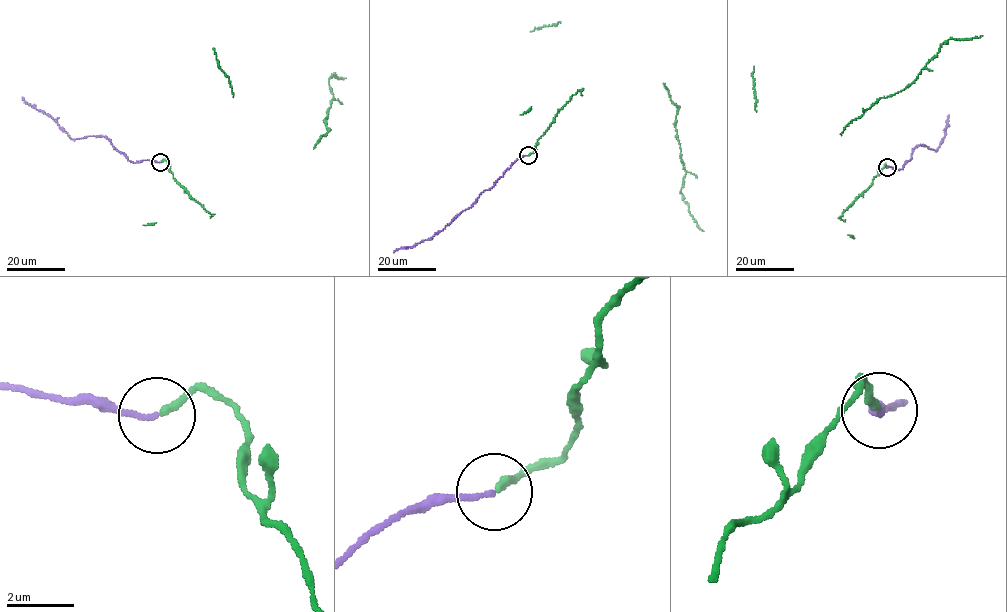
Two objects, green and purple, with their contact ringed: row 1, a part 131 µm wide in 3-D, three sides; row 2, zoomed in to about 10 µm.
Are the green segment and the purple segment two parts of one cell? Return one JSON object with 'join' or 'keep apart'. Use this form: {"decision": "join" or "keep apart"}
{"decision": "join"}

